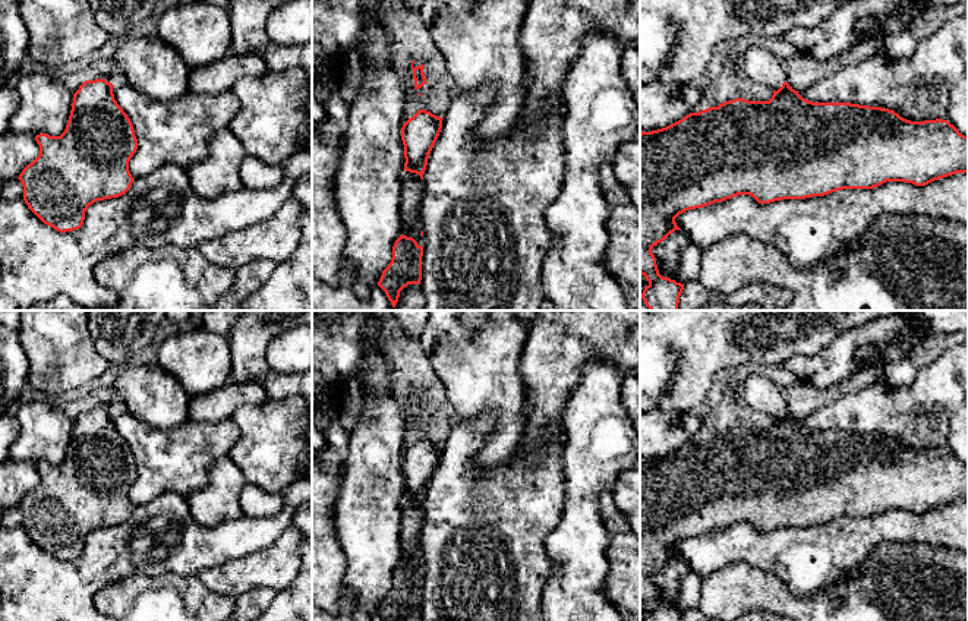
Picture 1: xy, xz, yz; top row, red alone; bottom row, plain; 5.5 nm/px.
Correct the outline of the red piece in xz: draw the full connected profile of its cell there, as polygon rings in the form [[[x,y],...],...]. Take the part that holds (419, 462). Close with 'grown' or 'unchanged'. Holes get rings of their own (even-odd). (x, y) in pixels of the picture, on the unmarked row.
[[[426,438],[417,441],[404,450],[401,455],[401,469],[404,473],[404,498],[416,501],[423,508],[429,482],[442,457],[442,445]]]; unchanged

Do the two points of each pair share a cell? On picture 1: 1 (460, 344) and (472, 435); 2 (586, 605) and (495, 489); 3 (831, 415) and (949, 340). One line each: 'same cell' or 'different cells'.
1: different cells
2: different cells
3: different cells

